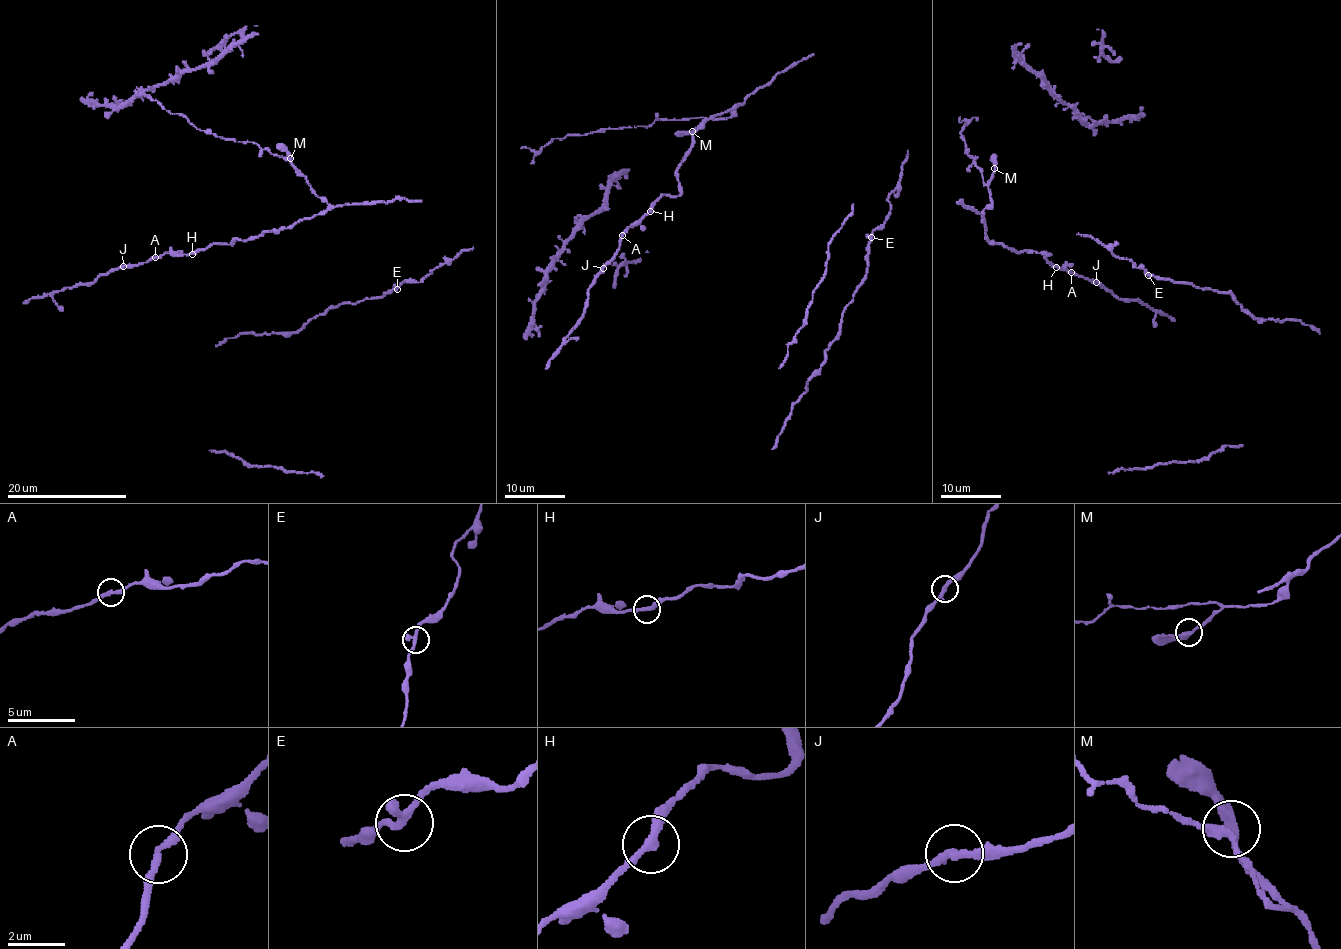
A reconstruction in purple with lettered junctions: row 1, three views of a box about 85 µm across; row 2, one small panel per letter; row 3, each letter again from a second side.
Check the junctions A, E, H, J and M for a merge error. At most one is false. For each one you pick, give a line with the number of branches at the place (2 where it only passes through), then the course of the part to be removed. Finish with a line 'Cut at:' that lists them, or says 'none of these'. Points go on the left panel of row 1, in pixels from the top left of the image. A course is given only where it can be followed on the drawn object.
Cut at: none of these

